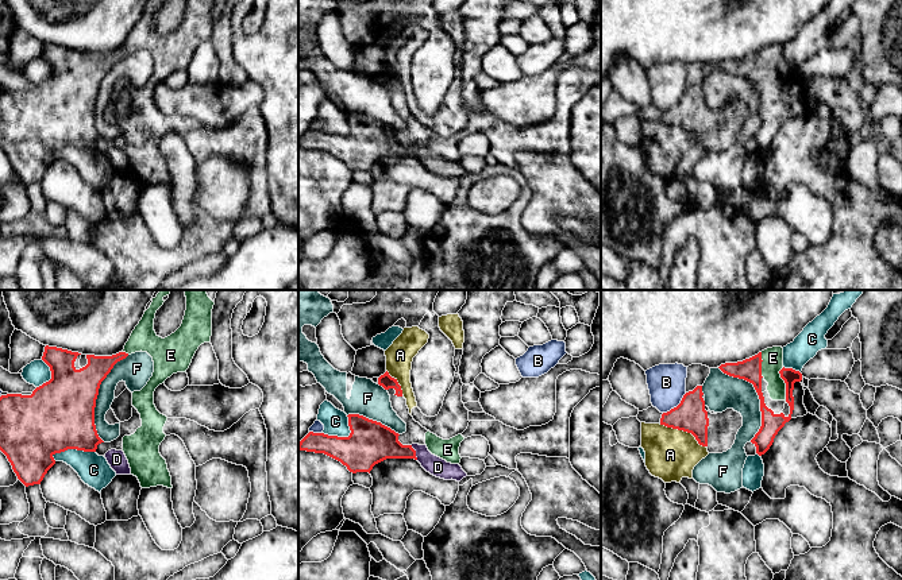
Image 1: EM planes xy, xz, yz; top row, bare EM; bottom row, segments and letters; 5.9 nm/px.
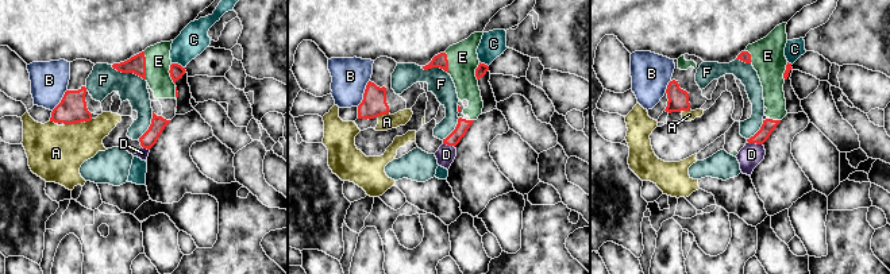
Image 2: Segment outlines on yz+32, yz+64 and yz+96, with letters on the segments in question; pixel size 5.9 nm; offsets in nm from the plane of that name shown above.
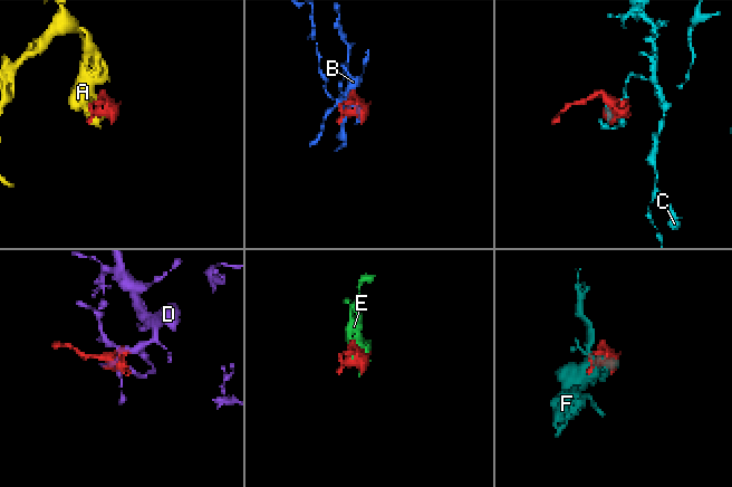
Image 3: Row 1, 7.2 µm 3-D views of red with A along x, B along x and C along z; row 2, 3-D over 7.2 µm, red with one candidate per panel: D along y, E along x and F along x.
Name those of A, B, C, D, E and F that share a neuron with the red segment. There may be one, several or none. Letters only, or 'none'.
E

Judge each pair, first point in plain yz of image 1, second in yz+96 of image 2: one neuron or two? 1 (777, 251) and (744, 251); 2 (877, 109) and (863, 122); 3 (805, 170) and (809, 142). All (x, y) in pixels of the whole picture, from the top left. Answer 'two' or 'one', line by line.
1: two
2: two
3: two

